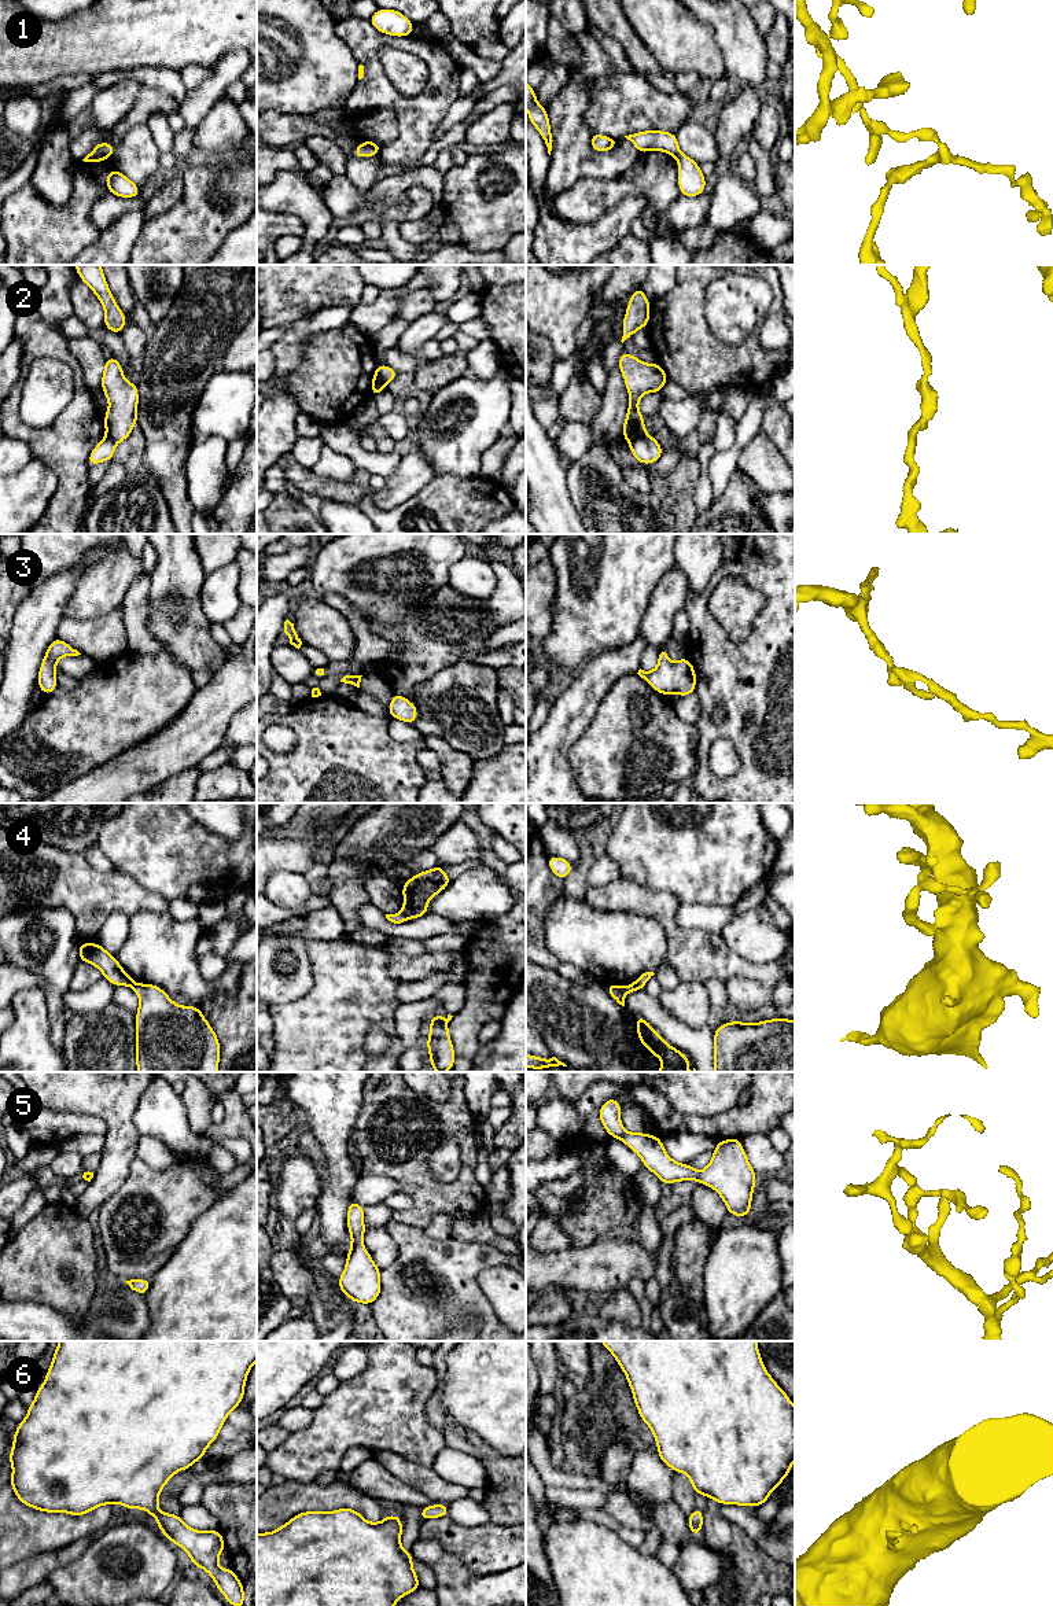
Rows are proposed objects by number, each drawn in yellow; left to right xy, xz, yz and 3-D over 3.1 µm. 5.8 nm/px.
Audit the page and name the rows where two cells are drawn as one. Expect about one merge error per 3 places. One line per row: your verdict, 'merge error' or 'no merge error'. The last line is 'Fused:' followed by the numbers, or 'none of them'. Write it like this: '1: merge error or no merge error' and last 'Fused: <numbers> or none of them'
1: merge error
2: merge error
3: no merge error
4: merge error
5: no merge error
6: no merge error
Fused: 1, 2, 4

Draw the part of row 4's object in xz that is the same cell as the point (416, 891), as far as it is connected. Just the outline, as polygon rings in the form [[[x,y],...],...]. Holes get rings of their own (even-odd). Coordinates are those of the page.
[[[442,863],[434,869],[416,873],[402,884],[402,913],[408,920],[428,914],[428,900],[443,891],[449,883],[450,877],[442,870]]]

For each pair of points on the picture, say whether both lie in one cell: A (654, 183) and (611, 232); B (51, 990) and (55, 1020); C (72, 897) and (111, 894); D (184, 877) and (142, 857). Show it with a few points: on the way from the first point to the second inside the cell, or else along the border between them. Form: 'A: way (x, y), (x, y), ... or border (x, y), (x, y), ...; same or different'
A: border (648, 202), (641, 195), (628, 195), (611, 207); different
B: way (54, 997), (55, 1013); same
C: way (81, 894), (102, 894); same
D: way (173, 866), (164, 857), (153, 857); same

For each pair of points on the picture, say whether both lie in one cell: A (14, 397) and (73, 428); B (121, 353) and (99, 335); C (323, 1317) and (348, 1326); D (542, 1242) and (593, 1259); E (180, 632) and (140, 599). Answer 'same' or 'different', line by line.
A: same
B: same
C: different
D: different
E: different

